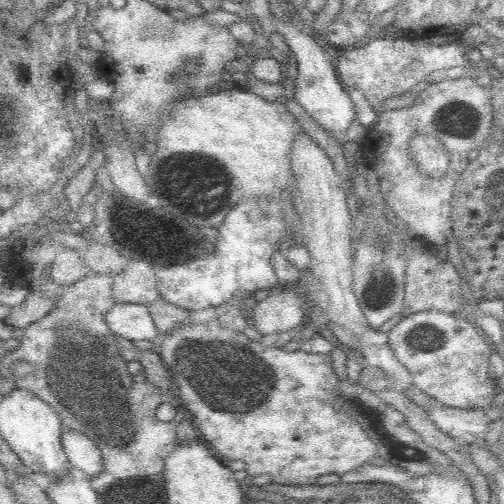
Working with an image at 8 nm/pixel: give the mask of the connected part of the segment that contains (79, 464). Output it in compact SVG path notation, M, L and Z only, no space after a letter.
M64 432L62 434L62 446L68 456L68 462L74 472L78 472L84 478L92 478L104 470L102 466L102 450L82 432Z

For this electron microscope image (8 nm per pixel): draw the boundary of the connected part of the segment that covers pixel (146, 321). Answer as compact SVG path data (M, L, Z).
M114 304L108 310L106 324L114 336L132 340L140 346L150 346L158 336L154 318L146 304Z

